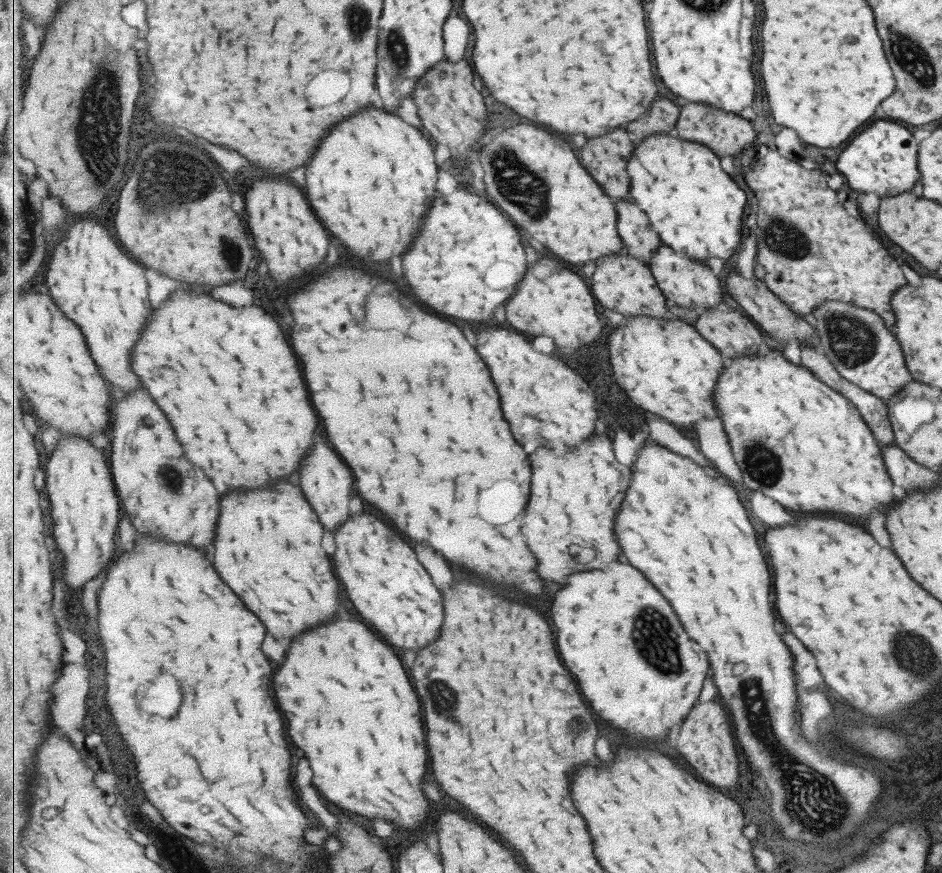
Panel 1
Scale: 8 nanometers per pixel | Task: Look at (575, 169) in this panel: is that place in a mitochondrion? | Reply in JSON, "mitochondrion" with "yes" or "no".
{"mitochondrion":"no"}

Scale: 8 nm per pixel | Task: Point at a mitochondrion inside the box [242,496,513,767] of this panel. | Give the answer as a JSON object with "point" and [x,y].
{"point":[436,689]}

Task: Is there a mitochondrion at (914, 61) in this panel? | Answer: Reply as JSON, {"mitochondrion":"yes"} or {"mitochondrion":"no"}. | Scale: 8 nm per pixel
{"mitochondrion":"yes"}

